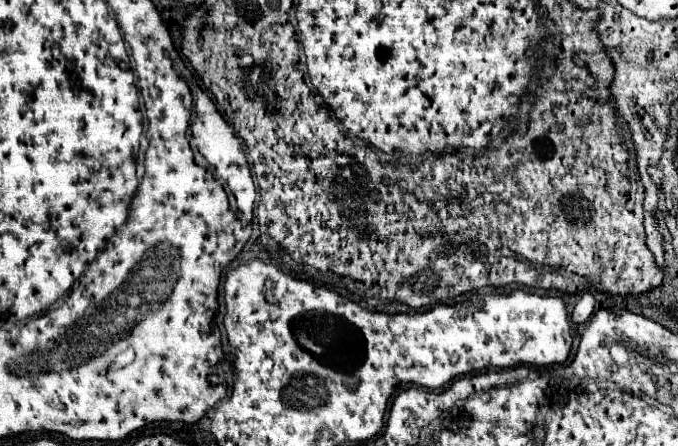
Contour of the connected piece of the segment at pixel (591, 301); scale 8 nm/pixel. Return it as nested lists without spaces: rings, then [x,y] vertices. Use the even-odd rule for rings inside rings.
[[[587,290],[587,292],[581,294],[579,302],[575,304],[575,310],[573,310],[571,318],[573,318],[575,324],[583,324],[583,322],[587,322],[591,318],[593,310],[595,310],[595,296],[593,296],[591,290]]]

